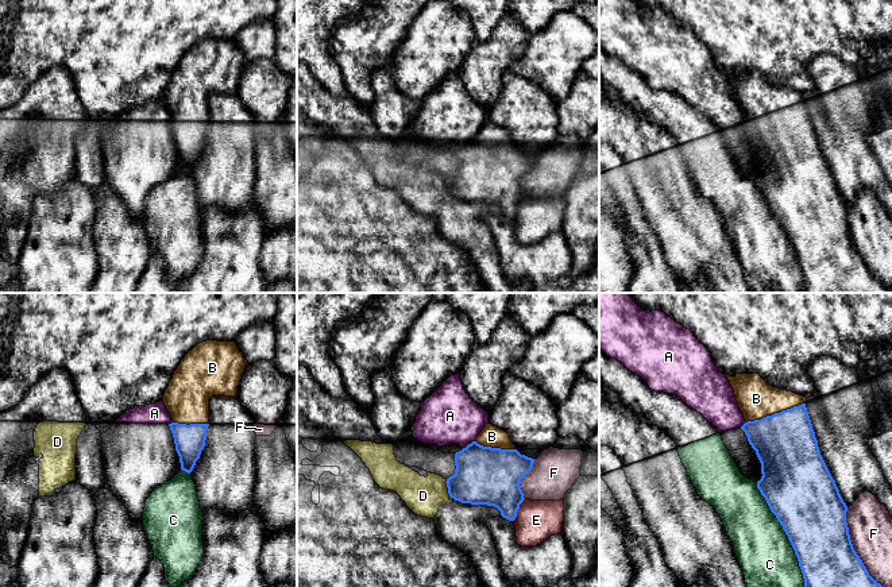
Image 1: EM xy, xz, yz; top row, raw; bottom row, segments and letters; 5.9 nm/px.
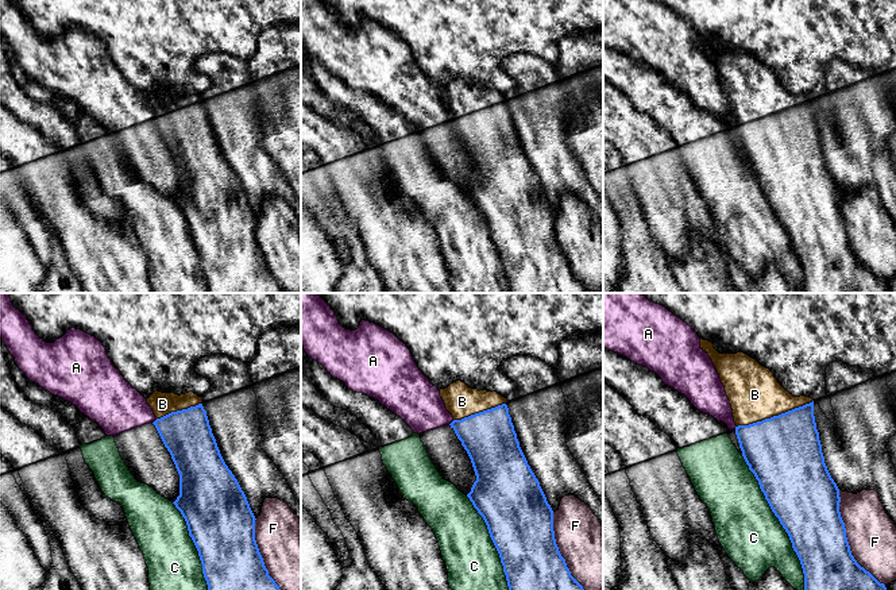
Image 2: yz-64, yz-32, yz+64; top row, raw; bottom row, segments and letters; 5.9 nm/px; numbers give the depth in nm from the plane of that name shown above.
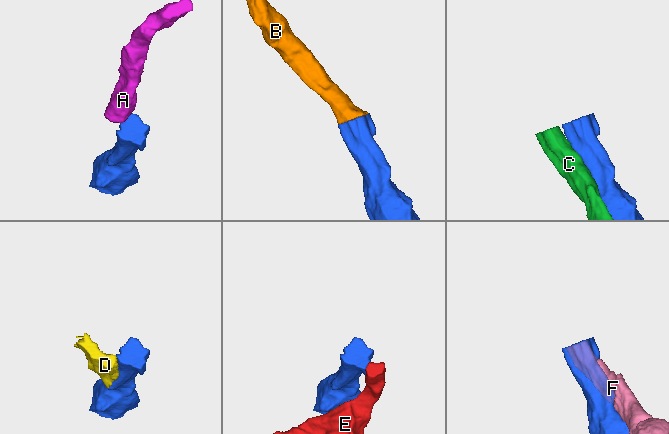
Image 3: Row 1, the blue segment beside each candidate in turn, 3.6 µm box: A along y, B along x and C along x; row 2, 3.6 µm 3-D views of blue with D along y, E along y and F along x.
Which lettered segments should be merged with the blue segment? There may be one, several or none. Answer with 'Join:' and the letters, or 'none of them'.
Join: B

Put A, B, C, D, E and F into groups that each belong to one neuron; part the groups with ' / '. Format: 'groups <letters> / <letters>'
groups A / B / C / D / E / F

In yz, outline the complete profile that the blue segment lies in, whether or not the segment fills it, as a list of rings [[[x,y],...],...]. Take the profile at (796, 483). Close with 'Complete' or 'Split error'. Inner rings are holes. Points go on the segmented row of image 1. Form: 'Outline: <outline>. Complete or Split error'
Outline: [[[758,374],[723,375],[730,382],[738,408],[746,421],[741,429],[761,463],[762,476],[757,482],[757,488],[788,536],[803,574],[804,587],[883,587],[869,575],[853,548],[846,522],[847,506],[820,455],[806,408],[807,398],[773,387]]]. Split error

